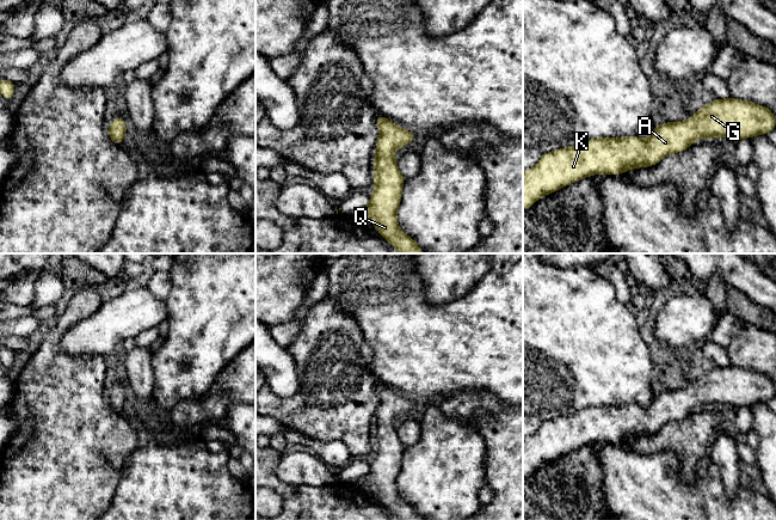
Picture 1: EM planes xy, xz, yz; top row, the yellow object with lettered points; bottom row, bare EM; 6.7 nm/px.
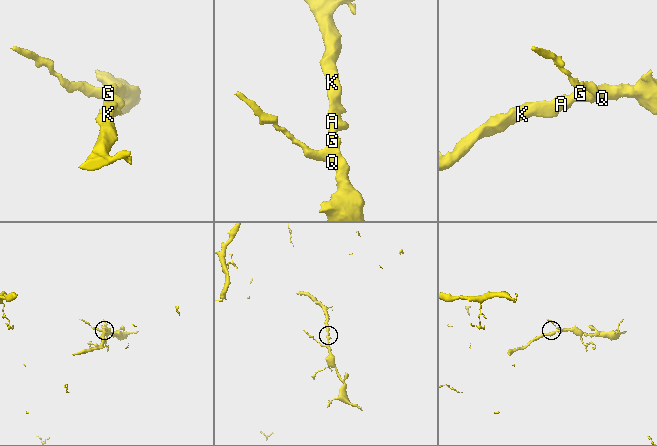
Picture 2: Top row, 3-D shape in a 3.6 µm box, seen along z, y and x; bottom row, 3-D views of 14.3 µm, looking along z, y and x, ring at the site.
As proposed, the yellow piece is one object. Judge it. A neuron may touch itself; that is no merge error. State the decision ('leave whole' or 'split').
leave whole

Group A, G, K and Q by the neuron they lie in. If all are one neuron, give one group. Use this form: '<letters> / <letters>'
A G K Q

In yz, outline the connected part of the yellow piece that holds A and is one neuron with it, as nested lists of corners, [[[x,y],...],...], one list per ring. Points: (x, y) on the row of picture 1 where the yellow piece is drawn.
[[[735,98],[713,99],[688,121],[655,126],[647,140],[638,136],[599,137],[578,145],[543,153],[537,165],[523,172],[523,210],[526,210],[543,195],[596,173],[621,175],[626,170],[654,166],[664,157],[679,153],[696,142],[698,137],[729,136],[734,140],[763,135],[776,129],[774,112],[762,105]]]

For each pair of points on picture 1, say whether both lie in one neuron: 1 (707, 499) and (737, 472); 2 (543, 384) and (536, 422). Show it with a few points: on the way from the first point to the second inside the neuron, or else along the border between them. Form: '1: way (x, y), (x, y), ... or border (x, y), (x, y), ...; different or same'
1: border (712, 460), (720, 471), (725, 494), (732, 500); different
2: border (535, 415), (542, 421); different

